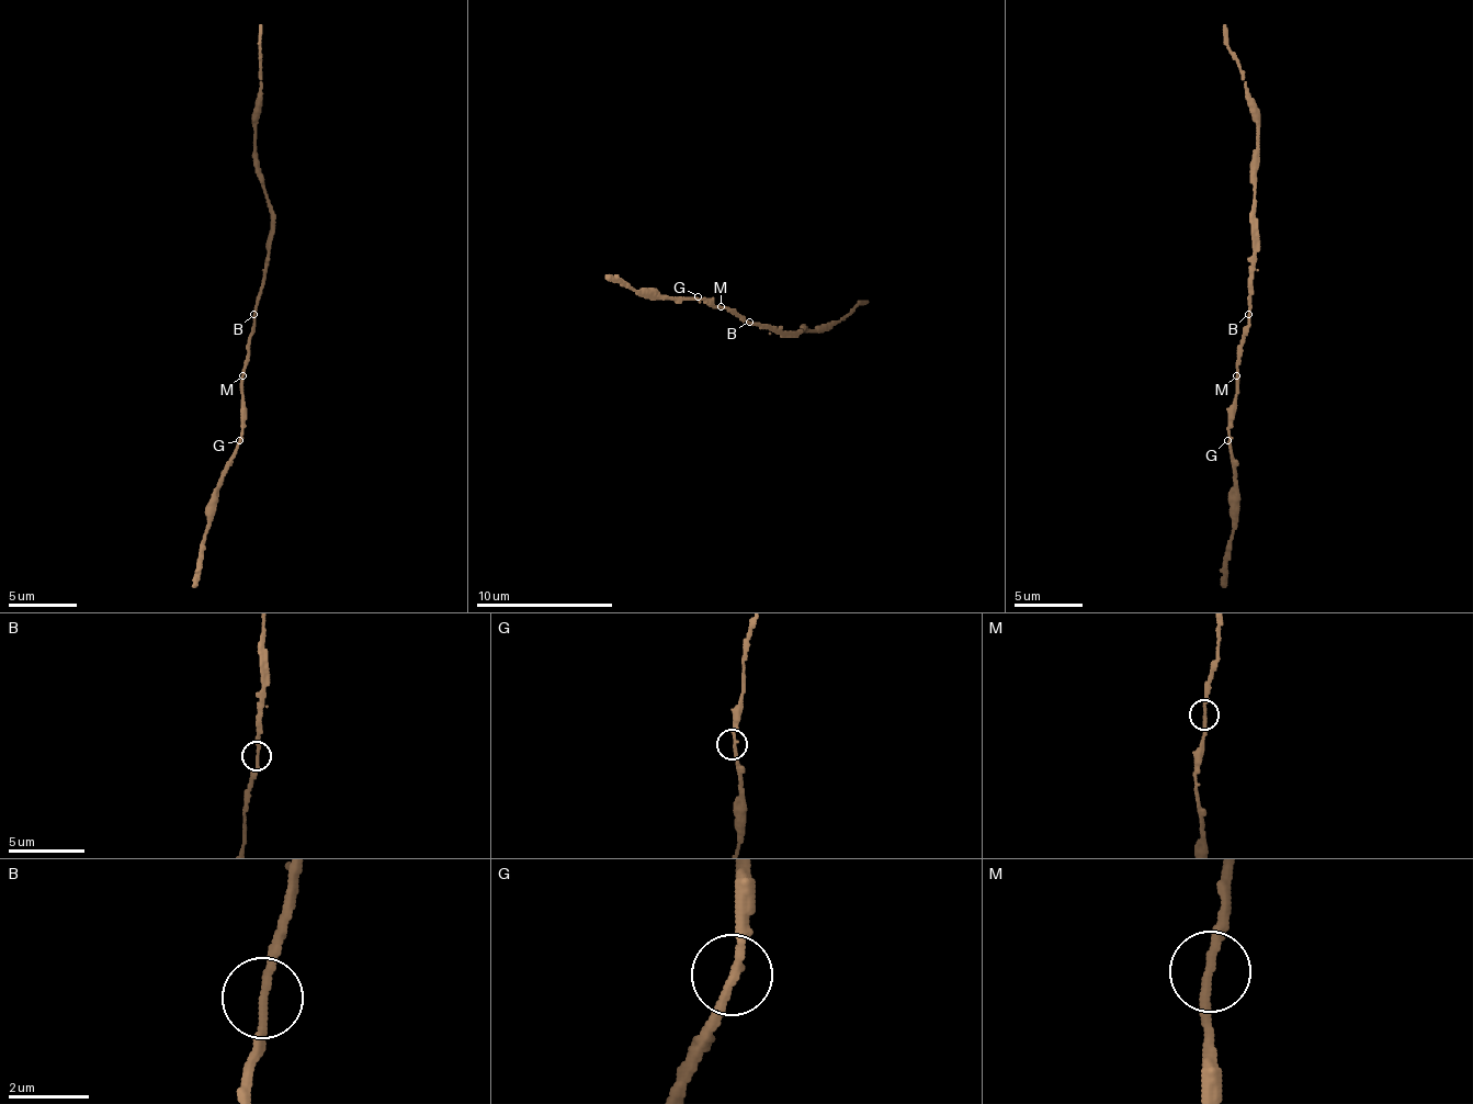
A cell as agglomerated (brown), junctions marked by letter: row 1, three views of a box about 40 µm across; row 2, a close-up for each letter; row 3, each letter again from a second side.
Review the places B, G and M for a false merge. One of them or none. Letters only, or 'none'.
none

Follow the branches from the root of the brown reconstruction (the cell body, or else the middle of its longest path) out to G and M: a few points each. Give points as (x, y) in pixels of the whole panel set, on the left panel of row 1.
G: (256, 310), (255, 334), (250, 337), (247, 364), (242, 368), (239, 440)
M: (256, 310), (255, 334), (250, 337), (242, 375)

